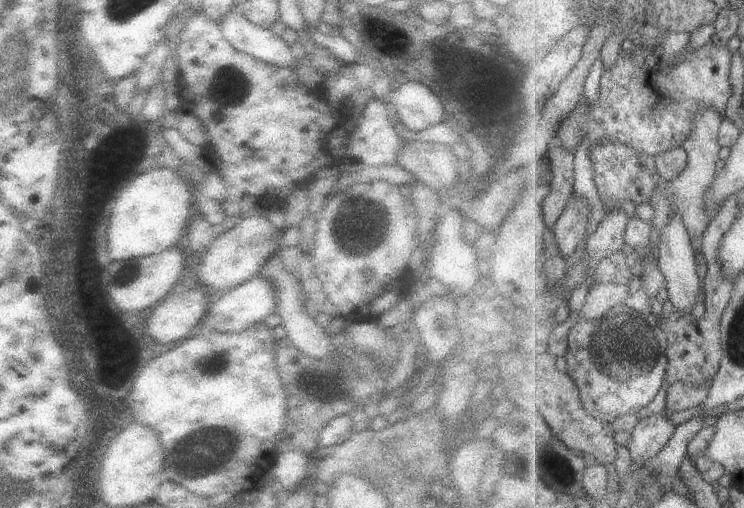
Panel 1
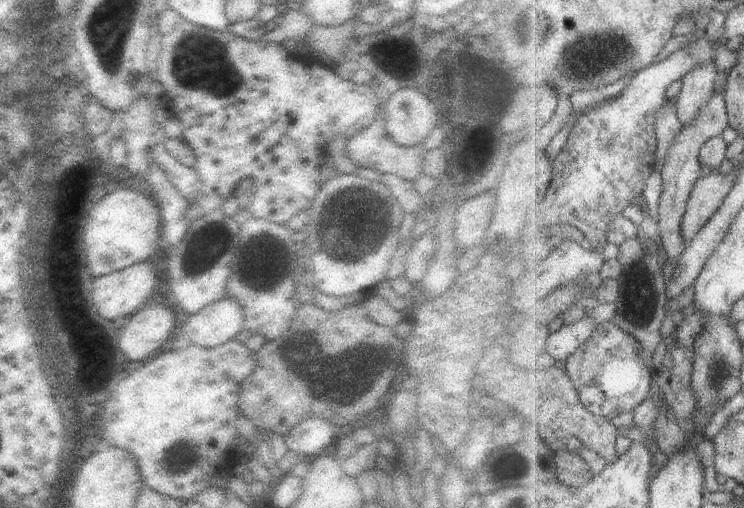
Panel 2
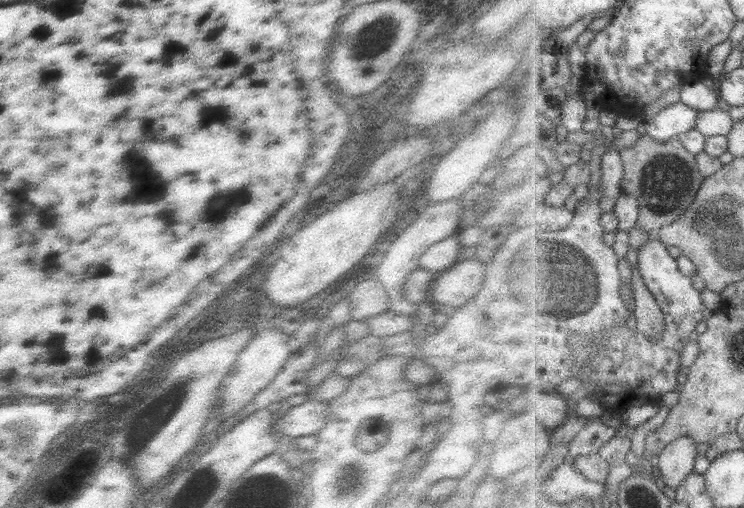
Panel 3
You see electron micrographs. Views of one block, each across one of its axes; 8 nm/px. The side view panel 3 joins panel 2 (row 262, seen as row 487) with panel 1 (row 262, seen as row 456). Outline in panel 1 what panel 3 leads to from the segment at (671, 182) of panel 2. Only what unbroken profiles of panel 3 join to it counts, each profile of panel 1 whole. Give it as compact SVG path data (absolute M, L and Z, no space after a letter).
M676 215L667 224L667 227L663 228L660 237L659 260L660 268L667 278L668 291L666 295L673 301L676 310L690 313L694 308L694 304L702 299L699 293L702 278L698 274L698 258L696 258L698 252L696 252L696 247L693 243L694 238L686 226L685 220L680 215Z

